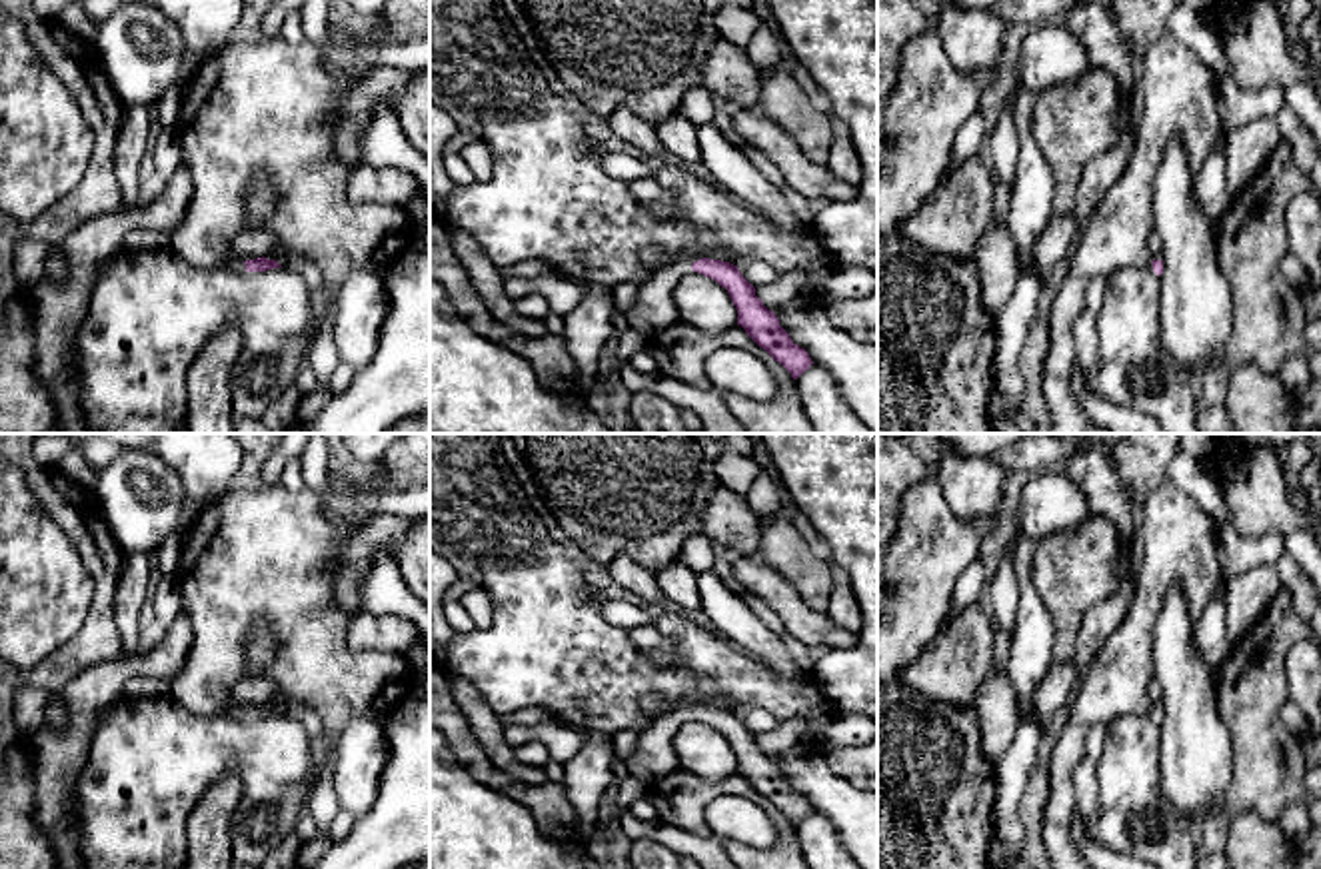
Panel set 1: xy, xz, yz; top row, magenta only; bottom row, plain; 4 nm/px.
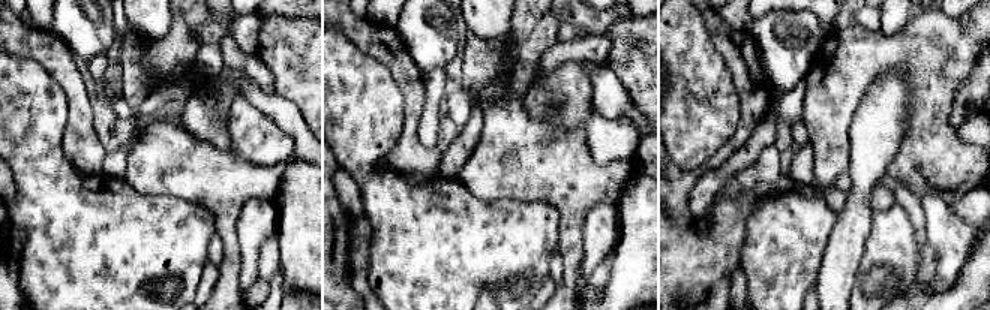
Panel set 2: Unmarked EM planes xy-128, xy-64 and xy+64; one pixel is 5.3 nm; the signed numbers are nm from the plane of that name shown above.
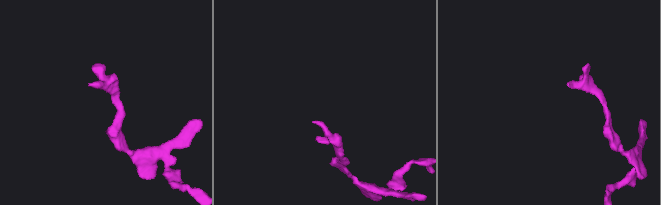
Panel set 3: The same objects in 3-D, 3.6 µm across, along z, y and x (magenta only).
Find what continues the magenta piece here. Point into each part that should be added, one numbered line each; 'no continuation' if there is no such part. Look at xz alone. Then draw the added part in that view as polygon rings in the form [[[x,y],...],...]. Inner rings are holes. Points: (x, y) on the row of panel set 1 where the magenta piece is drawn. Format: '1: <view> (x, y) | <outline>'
1: xz (654, 310) | [[[701,258],[665,264],[648,282],[638,286],[638,300],[626,314],[630,328],[638,330],[644,338],[652,338],[677,324],[673,290],[683,276],[693,272],[691,264],[697,260]]]

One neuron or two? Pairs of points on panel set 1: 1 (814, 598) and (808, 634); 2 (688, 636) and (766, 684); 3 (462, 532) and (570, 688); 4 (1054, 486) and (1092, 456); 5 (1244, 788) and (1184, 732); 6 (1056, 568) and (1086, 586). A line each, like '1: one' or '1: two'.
1: two
2: one
3: one
4: two
5: two
6: one

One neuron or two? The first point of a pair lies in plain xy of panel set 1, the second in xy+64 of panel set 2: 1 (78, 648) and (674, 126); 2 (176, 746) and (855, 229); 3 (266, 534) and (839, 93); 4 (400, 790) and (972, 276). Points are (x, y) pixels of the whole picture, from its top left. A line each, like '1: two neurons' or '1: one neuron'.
1: two neurons
2: two neurons
3: one neuron
4: one neuron

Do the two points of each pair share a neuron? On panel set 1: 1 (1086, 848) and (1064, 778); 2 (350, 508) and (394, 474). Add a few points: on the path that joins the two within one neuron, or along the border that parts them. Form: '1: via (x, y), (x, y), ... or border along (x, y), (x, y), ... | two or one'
1: border along (1074, 810), (1076, 848) | two
2: border along (324, 480), (330, 492), (352, 496), (408, 486) | two

